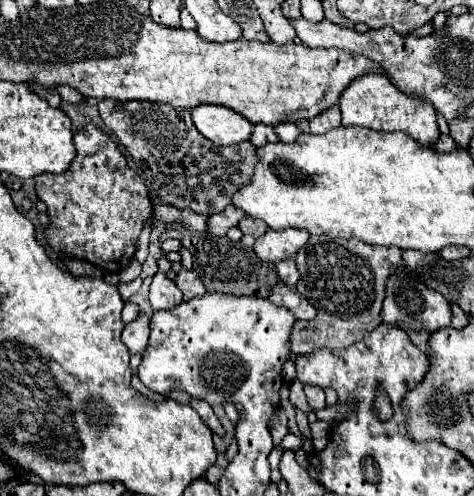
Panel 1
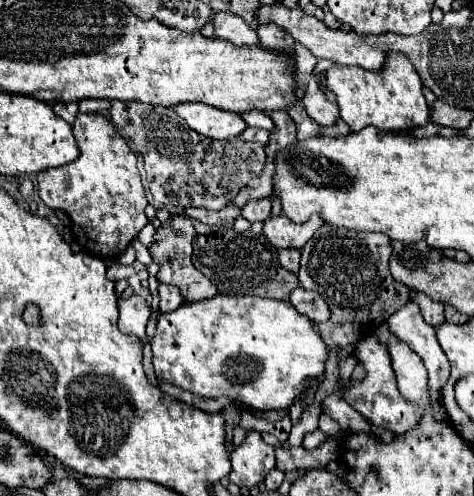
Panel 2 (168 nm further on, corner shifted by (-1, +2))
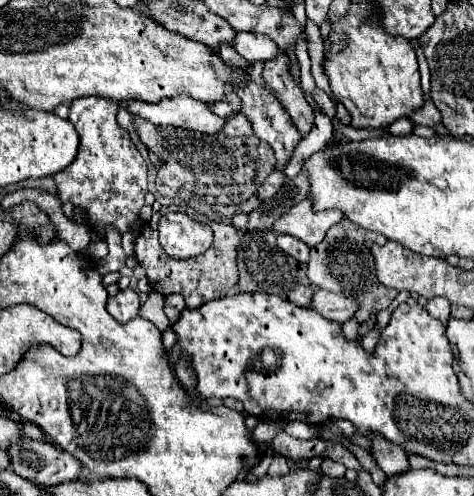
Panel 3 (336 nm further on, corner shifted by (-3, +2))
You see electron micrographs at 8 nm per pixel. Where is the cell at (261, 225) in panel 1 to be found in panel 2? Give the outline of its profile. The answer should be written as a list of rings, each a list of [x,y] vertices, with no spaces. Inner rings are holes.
[[[263,198],[263,200],[257,200],[257,202],[247,202],[241,210],[241,216],[247,218],[251,224],[267,220],[271,216],[271,200]]]

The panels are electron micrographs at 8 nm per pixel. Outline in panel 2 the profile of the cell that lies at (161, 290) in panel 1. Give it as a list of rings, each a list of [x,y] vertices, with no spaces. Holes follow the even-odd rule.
[[[159,282],[159,308],[161,312],[173,312],[175,308],[179,308],[183,304],[183,298],[181,298],[181,292],[177,290],[177,286],[167,286],[163,282]]]

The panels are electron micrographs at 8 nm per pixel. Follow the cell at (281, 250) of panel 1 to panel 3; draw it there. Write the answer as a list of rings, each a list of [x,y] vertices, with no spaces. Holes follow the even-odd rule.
[[[305,198],[275,222],[275,232],[295,236],[305,244],[315,246],[325,238],[325,232],[341,220],[343,220],[341,210],[313,212],[313,204]]]

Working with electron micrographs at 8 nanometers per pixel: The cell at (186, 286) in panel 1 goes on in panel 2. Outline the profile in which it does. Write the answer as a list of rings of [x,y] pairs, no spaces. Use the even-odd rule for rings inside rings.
[[[171,216],[171,220],[167,224],[163,224],[161,228],[157,228],[155,234],[155,244],[149,248],[151,256],[155,262],[161,264],[161,270],[157,274],[157,278],[165,284],[173,284],[181,290],[181,296],[185,302],[197,302],[197,300],[205,300],[217,294],[217,286],[209,282],[209,278],[205,278],[191,262],[191,240],[197,236],[197,232],[193,230],[191,218],[187,216]],[[159,256],[163,256],[159,260]]]

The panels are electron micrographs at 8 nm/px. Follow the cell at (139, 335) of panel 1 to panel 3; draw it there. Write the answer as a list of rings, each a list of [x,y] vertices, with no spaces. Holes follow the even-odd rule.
[[[131,288],[119,290],[117,296],[111,296],[107,300],[107,312],[119,322],[127,322],[127,320],[135,318],[139,312],[139,306],[141,306],[139,296]]]

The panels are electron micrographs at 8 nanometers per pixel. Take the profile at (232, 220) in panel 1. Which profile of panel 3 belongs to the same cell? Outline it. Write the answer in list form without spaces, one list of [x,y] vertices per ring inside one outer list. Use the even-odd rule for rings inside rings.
[[[247,82],[245,86],[237,86],[235,94],[241,98],[241,114],[245,118],[249,118],[255,136],[261,138],[261,140],[267,140],[271,144],[271,148],[275,150],[275,156],[277,156],[277,170],[283,170],[289,156],[293,154],[293,148],[301,140],[301,134],[293,126],[289,114],[285,114],[283,106],[279,106],[279,100],[267,88],[257,86],[255,82]]]

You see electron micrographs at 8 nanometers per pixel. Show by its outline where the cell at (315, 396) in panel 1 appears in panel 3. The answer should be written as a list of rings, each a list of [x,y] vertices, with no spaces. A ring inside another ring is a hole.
[[[371,436],[369,438],[373,444],[373,458],[379,464],[379,468],[391,478],[397,474],[403,474],[405,470],[409,470],[409,460],[405,450],[401,450],[401,446],[395,446],[393,442],[387,442],[383,436]]]

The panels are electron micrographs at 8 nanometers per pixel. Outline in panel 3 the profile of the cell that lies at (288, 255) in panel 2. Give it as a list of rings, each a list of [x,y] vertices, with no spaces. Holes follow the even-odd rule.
[[[277,234],[277,246],[285,252],[285,254],[289,254],[289,256],[293,256],[295,260],[299,260],[299,262],[307,262],[309,260],[309,246],[305,244],[305,242],[301,242],[301,240],[297,240],[297,238],[293,238],[293,236],[289,236],[289,234]]]

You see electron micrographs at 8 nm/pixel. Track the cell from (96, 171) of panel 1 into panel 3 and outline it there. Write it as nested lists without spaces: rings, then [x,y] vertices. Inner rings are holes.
[[[77,98],[71,102],[67,120],[79,132],[79,152],[77,152],[77,158],[65,170],[53,176],[61,202],[71,202],[73,206],[83,208],[89,216],[91,230],[99,234],[105,234],[105,226],[109,224],[115,226],[121,234],[125,234],[131,228],[131,224],[137,220],[139,210],[145,204],[145,194],[147,194],[147,164],[141,152],[137,150],[137,146],[131,142],[129,132],[125,132],[117,124],[115,120],[117,110],[119,110],[119,104],[109,102],[105,98]]]

